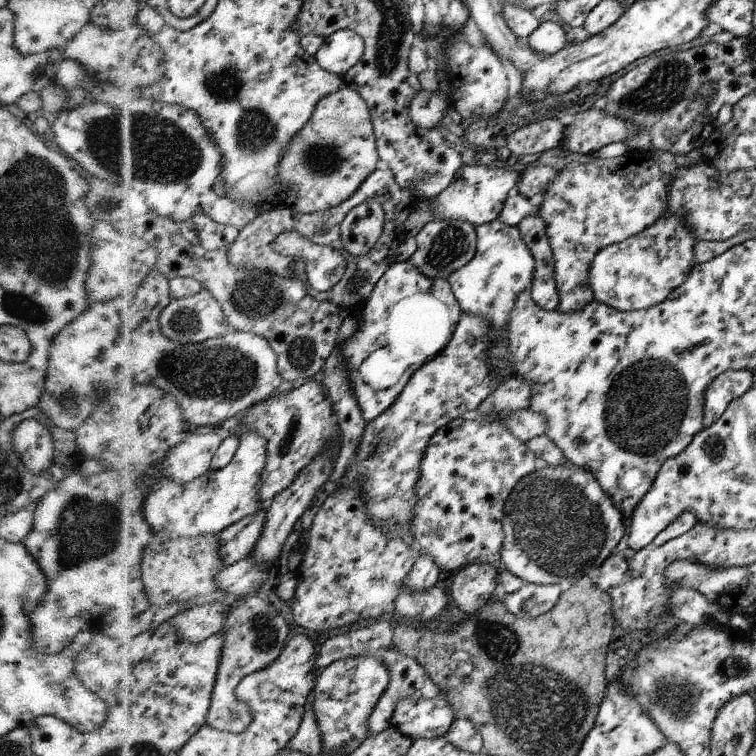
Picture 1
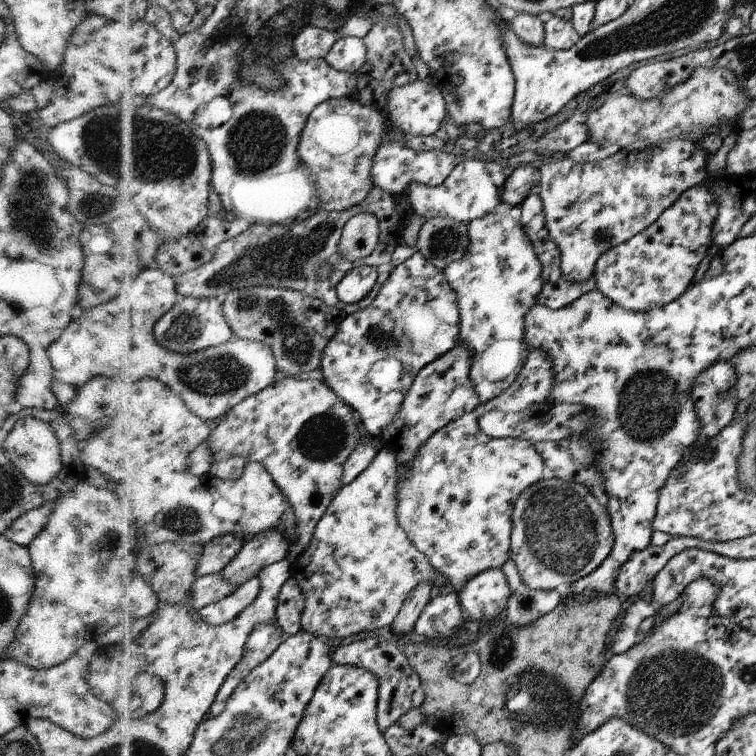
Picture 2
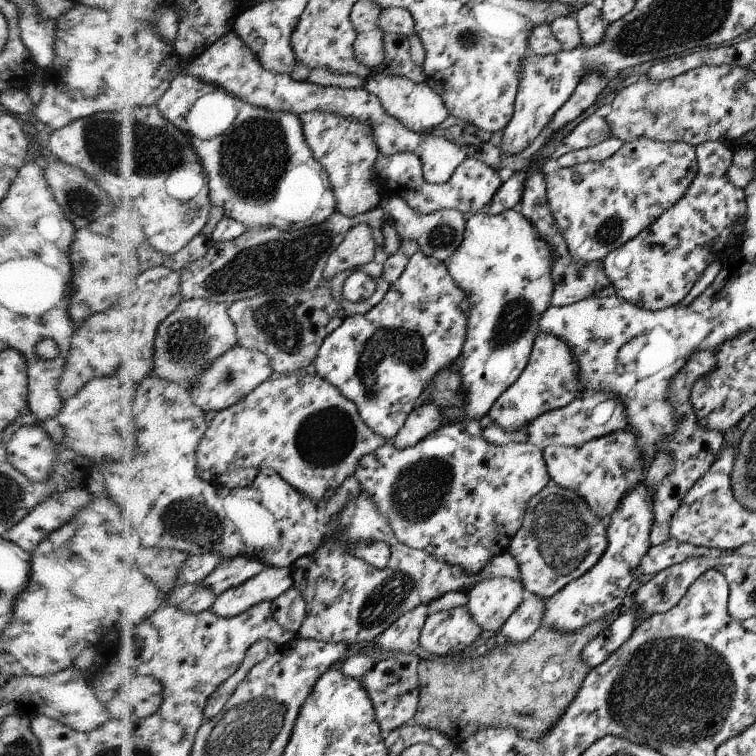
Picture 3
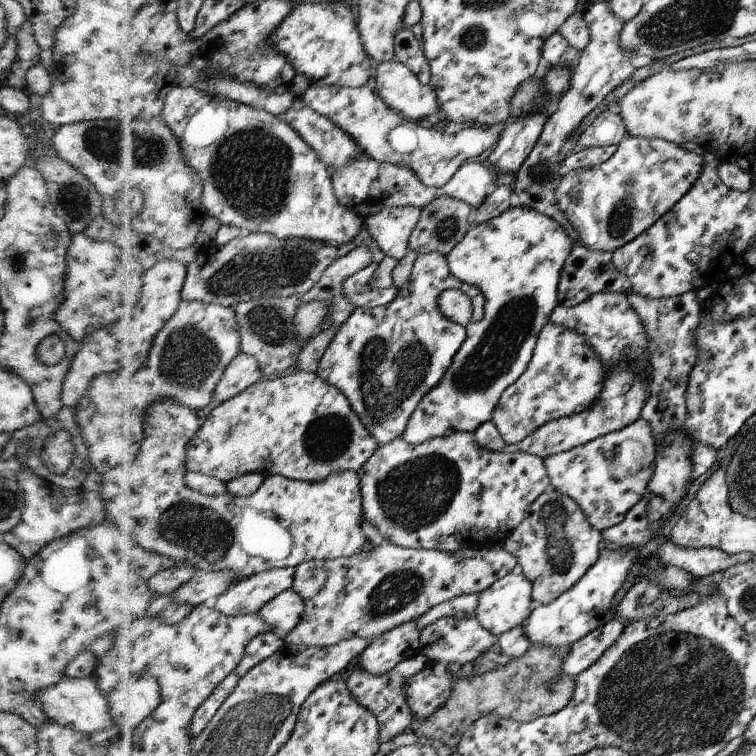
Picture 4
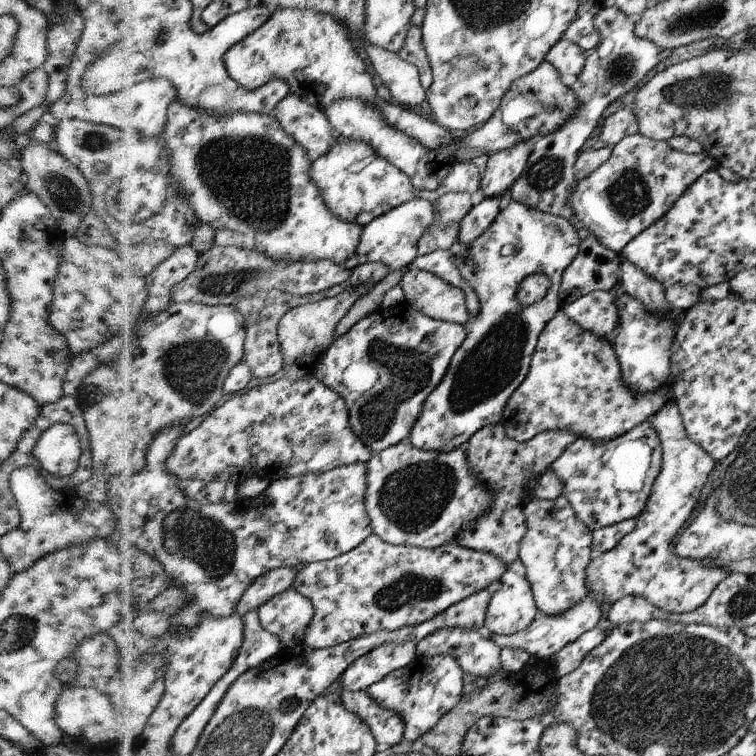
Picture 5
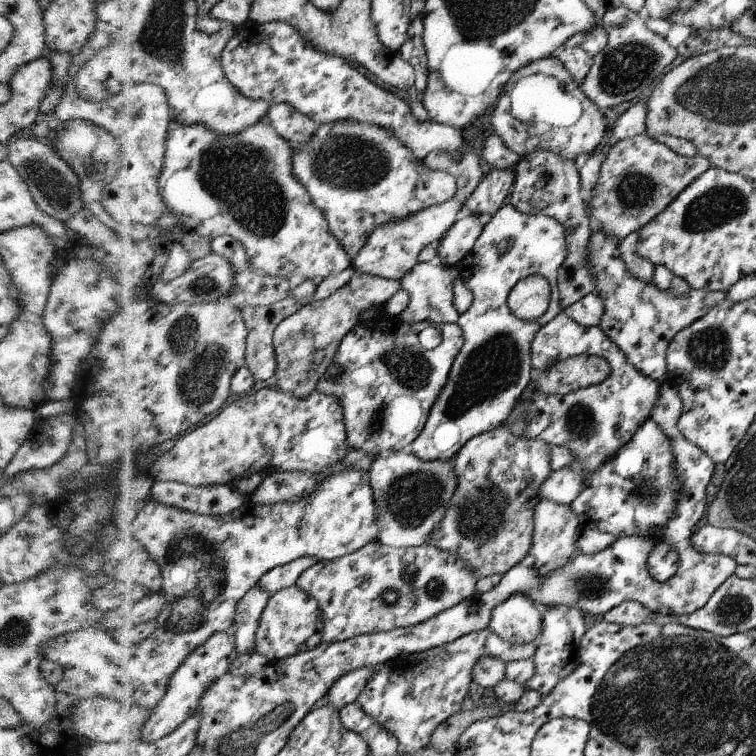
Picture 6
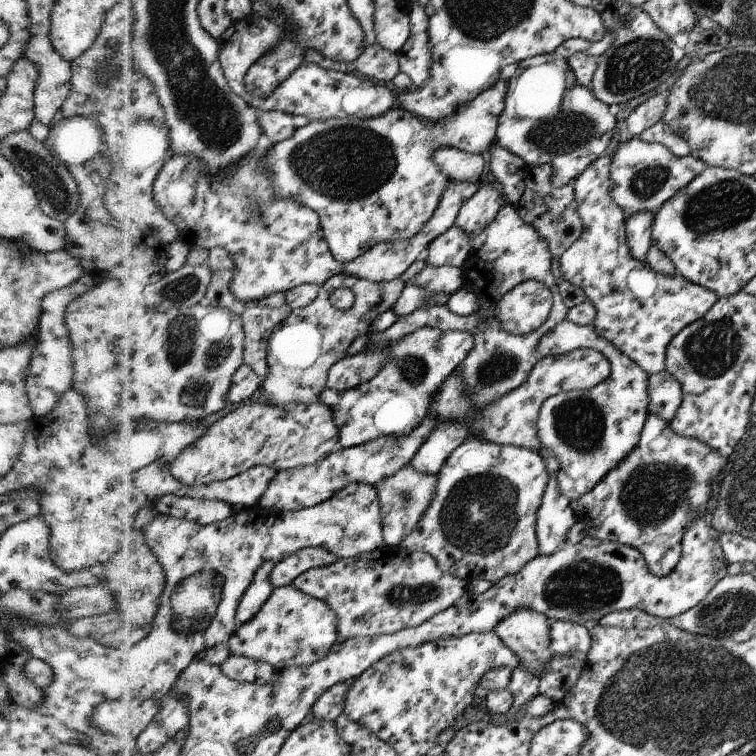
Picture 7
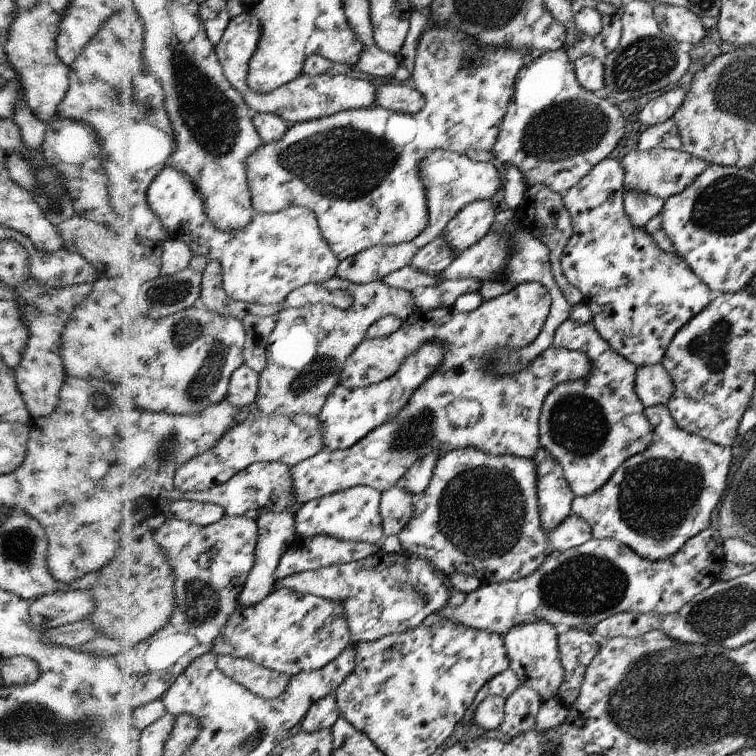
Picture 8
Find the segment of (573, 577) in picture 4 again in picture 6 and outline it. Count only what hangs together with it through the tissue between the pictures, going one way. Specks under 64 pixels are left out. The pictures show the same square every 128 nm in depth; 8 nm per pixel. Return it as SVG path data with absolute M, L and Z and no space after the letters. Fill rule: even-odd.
M547 499L537 502L533 522L535 528L532 529L532 544L528 550L527 563L533 566L538 577L551 577L557 569L563 569L576 556L582 525L570 505L560 505ZM547 607L543 620L543 629L537 638L537 650L533 653L534 673L525 682L525 690L537 691L544 696L552 692L552 688L565 675L571 674L572 670L579 664L578 651L581 637L587 632L583 623L583 611L577 607Z

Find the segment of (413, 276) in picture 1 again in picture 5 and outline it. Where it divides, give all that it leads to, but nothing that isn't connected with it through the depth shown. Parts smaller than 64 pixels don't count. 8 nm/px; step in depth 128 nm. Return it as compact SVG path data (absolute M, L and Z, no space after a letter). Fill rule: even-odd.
M439 249L426 255L417 255L409 267L426 270L436 274L451 286L459 288L464 295L464 303L469 316L477 315L479 310L478 298L475 291L464 281L457 270L453 259L453 249ZM404 300L393 308L380 307L373 316L367 315L337 338L321 366L317 367L315 376L346 400L353 430L370 452L379 453L408 438L428 394L443 378L450 358L466 336L463 325L429 318L421 311L413 310Z

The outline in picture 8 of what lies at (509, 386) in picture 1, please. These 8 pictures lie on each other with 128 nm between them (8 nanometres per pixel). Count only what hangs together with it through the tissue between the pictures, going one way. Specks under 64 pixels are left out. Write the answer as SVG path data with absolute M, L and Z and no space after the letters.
M568 319L557 328L550 348L581 351L593 362L592 373L586 379L557 384L544 398L539 418L540 446L547 449L563 467L564 479L573 494L584 497L595 492L625 460L642 453L652 445L656 433L644 414L644 405L635 391L636 366L610 349L600 333L587 321L578 323Z

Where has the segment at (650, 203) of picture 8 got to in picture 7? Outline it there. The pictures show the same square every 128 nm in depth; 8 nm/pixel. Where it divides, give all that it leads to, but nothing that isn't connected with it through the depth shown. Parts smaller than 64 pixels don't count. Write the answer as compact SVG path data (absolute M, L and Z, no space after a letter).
M643 211L624 219L624 226L627 229L628 249L634 259L643 262L650 245L653 215L652 212Z

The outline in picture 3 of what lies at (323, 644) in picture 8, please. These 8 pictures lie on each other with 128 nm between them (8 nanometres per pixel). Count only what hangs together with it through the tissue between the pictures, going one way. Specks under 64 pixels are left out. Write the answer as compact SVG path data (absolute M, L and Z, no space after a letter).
M295 586L278 596L274 601L276 622L294 636L308 617L308 604L304 594Z

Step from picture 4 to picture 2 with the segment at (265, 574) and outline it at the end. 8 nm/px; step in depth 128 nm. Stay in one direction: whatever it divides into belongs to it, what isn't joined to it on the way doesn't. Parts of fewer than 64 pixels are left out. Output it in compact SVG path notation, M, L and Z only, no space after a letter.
M257 576L238 586L229 596L202 608L200 615L212 625L222 625L235 620L262 591L261 579Z

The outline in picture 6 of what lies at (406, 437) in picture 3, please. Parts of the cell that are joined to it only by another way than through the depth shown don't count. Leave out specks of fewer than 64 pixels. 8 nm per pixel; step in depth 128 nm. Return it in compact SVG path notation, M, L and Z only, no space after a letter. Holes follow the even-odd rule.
M502 204L497 212L484 222L471 250L453 266L458 272L458 282L472 294L470 307L458 315L456 322L461 330L465 330L465 350L461 350L461 354L456 354L457 362L452 364L453 374L448 374L449 386L445 386L445 390L440 390L424 428L408 447L409 452L418 459L423 462L451 461L461 446L467 444L473 437L499 426L513 410L521 392L529 386L533 375L531 342L535 340L537 332L563 309L559 302L556 274L558 266L567 256L566 234L567 232L555 219L541 213L526 215L514 206ZM529 275L539 275L547 280L550 286L550 299L548 309L538 319L524 323L508 309L507 298L516 282Z

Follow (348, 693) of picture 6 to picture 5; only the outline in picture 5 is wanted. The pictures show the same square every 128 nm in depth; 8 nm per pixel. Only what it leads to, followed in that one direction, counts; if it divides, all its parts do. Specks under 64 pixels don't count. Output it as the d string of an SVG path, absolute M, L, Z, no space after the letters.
M406 640L403 644L386 644L369 651L368 655L358 658L341 678L343 691L368 690L369 685L381 680L389 671L402 669L415 656L415 644Z

